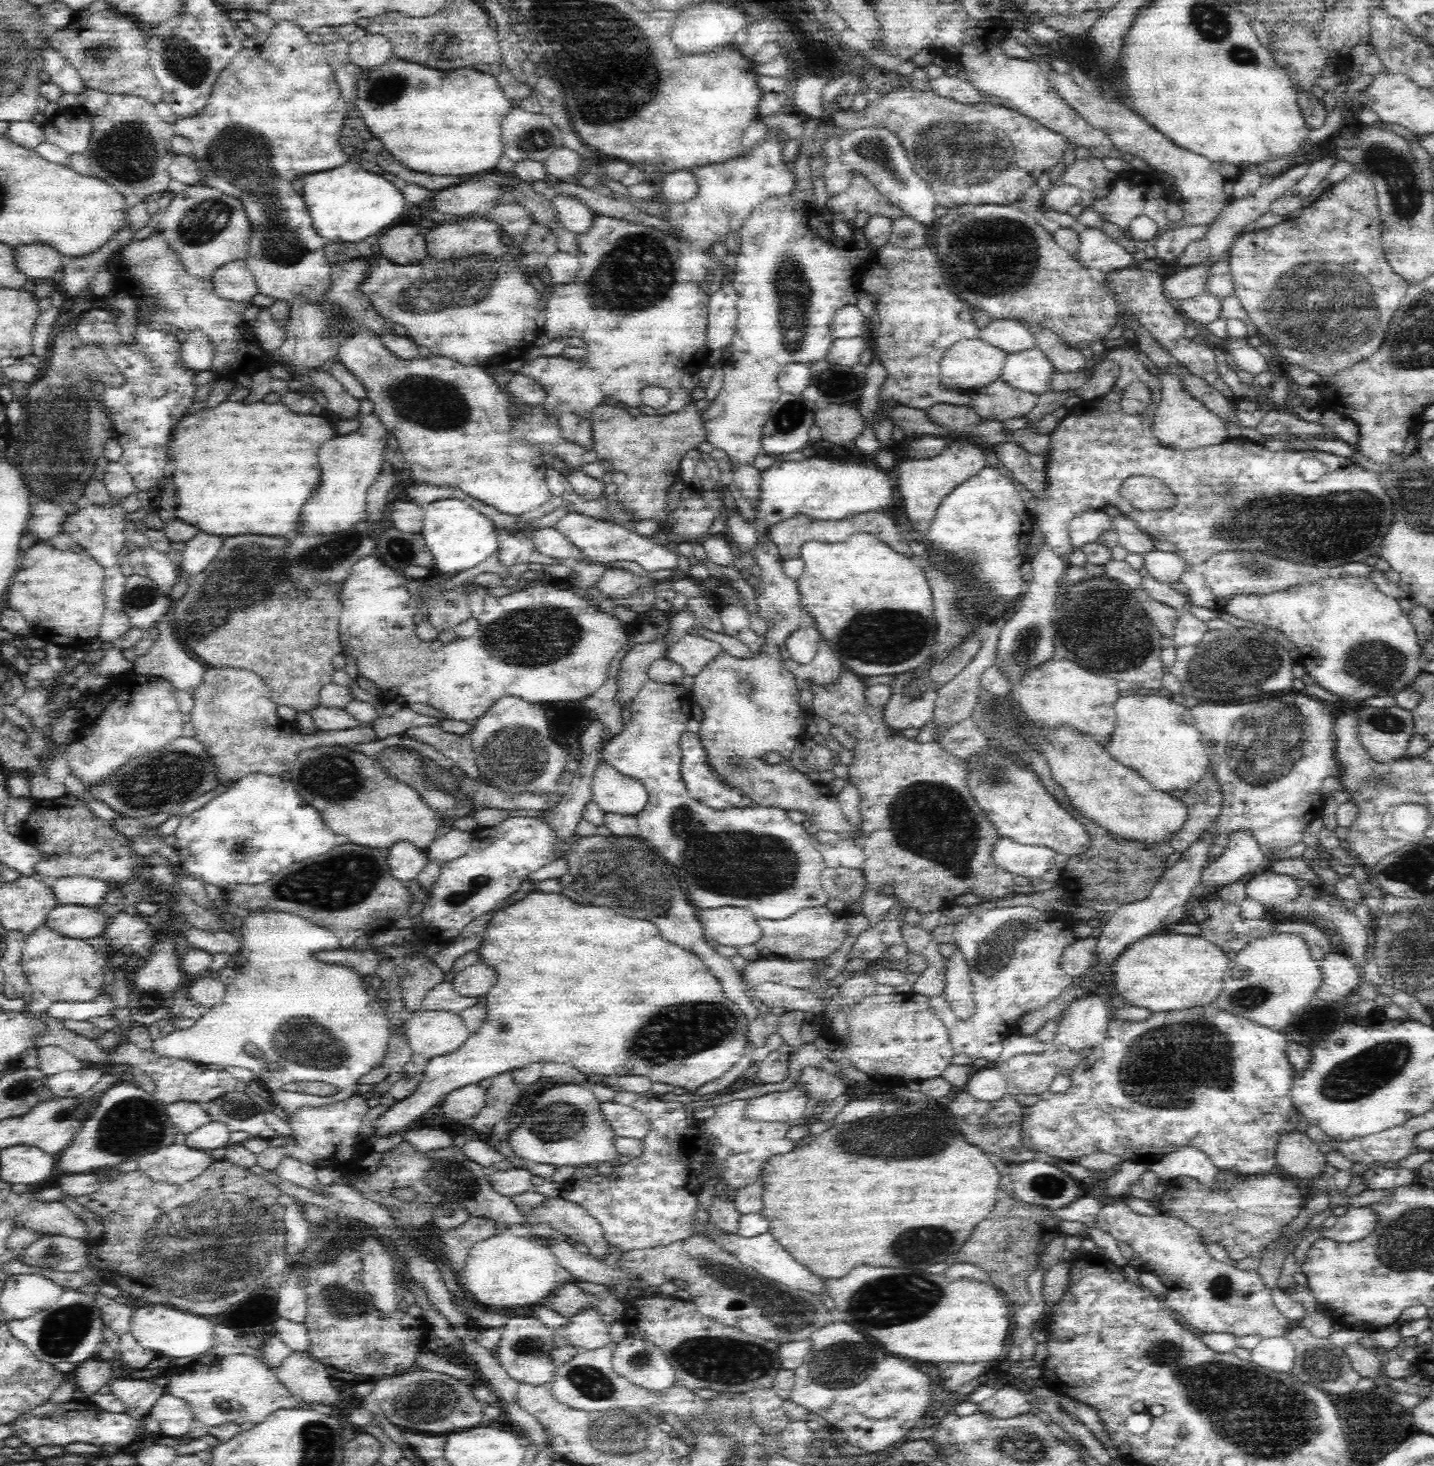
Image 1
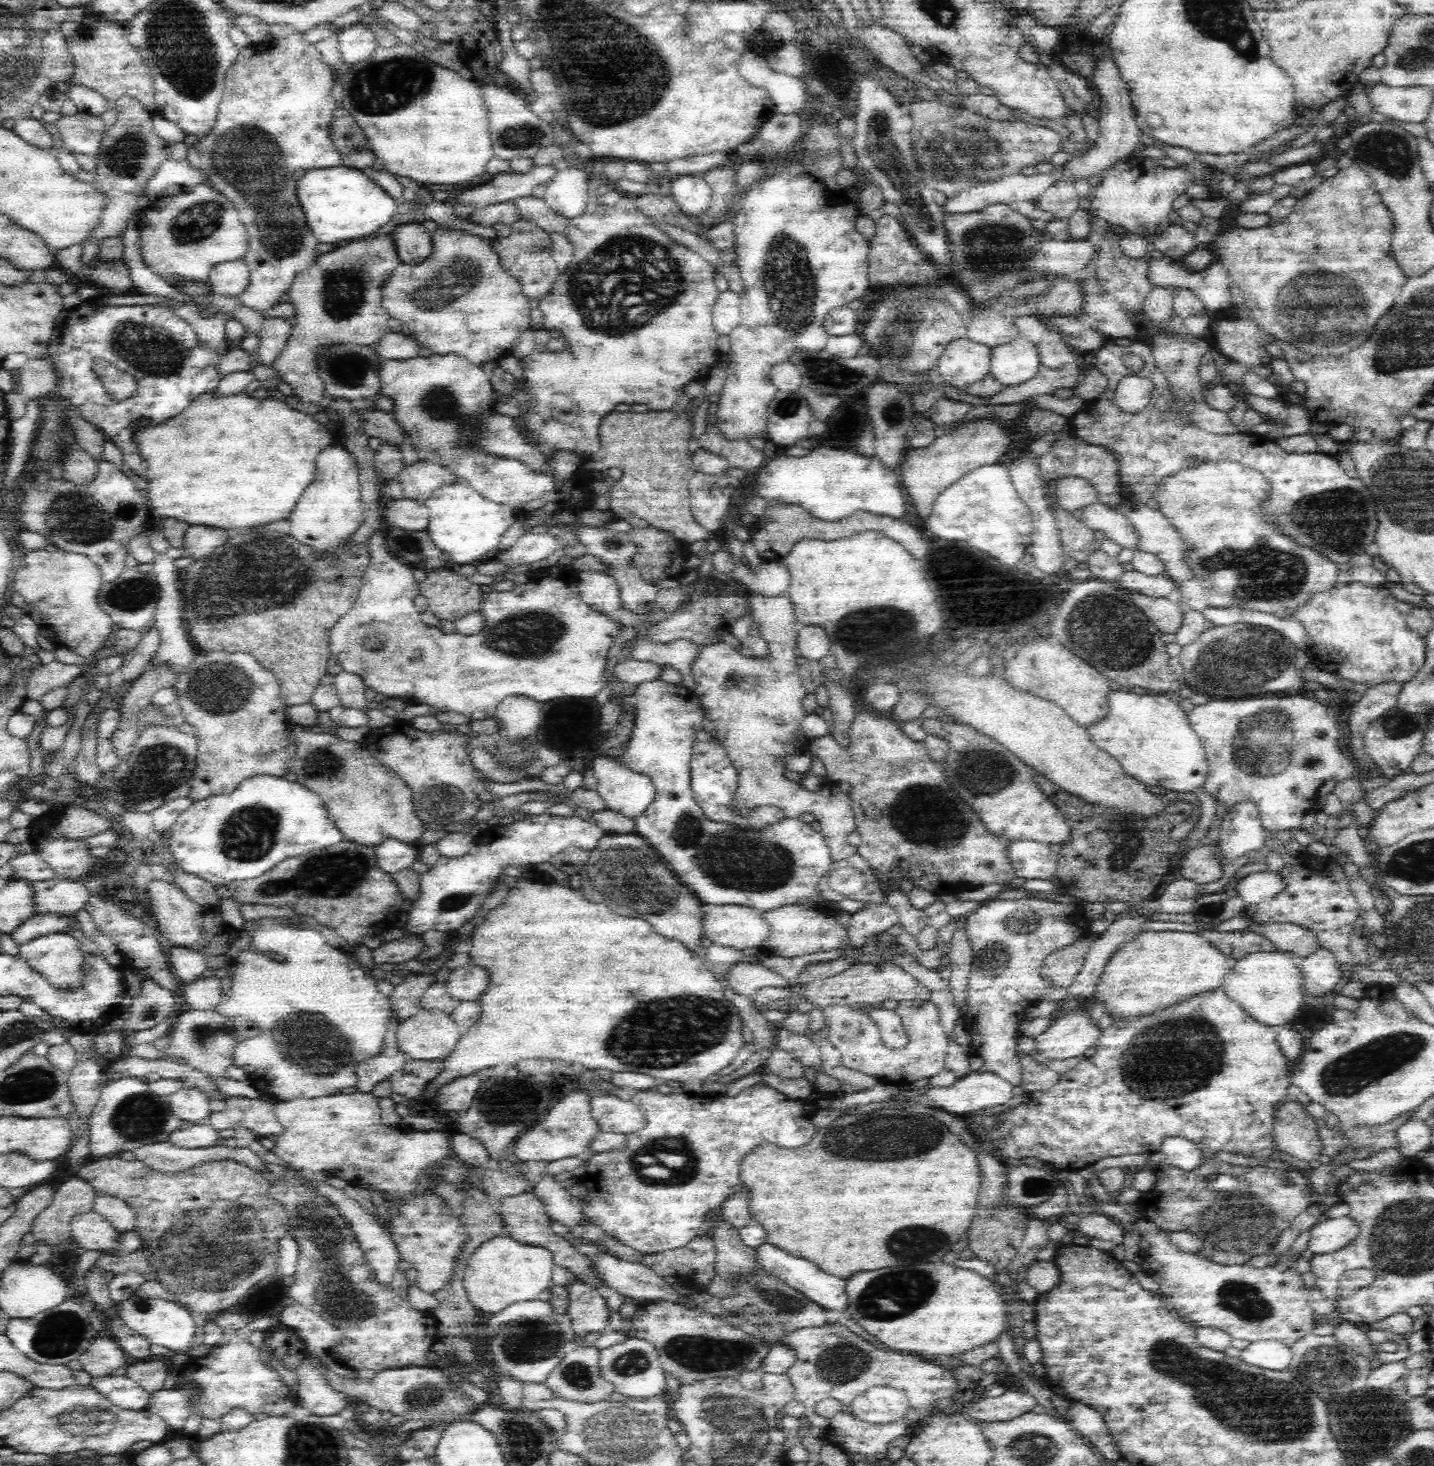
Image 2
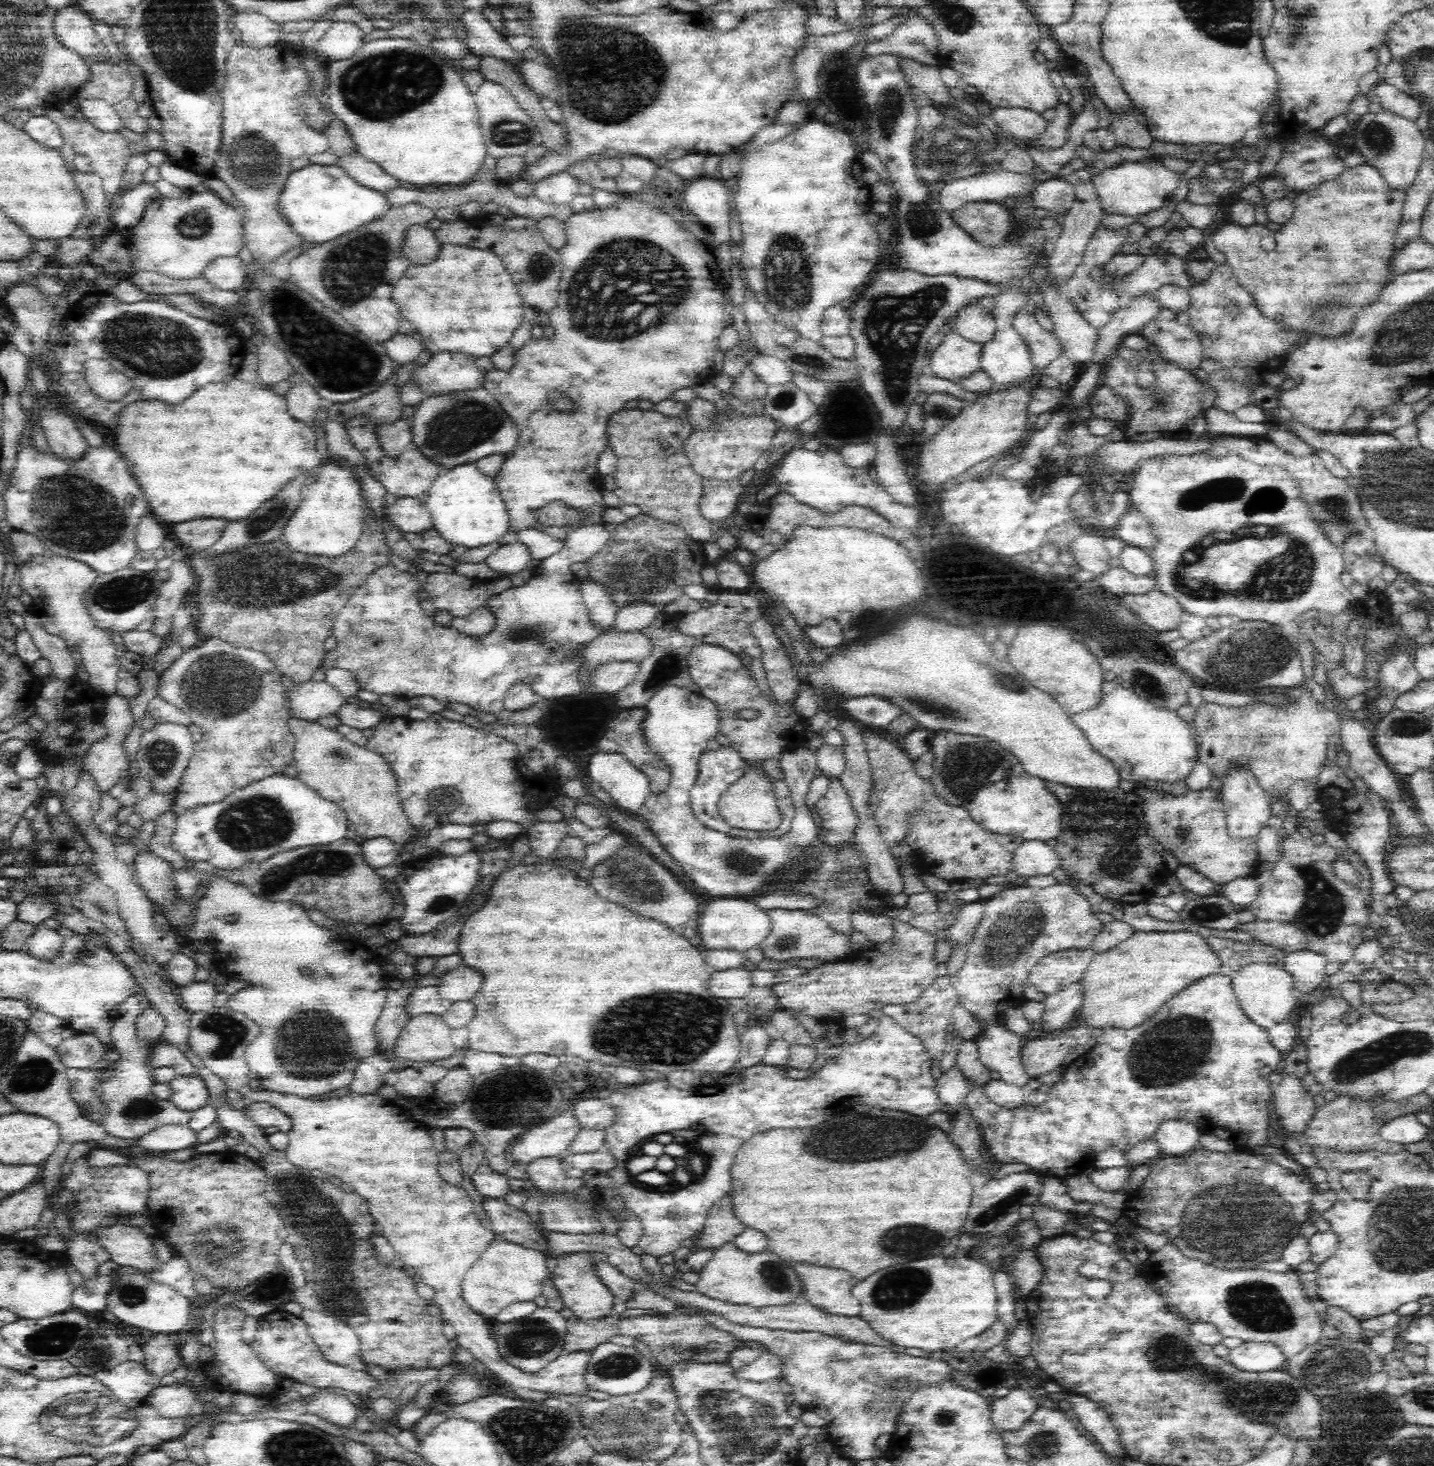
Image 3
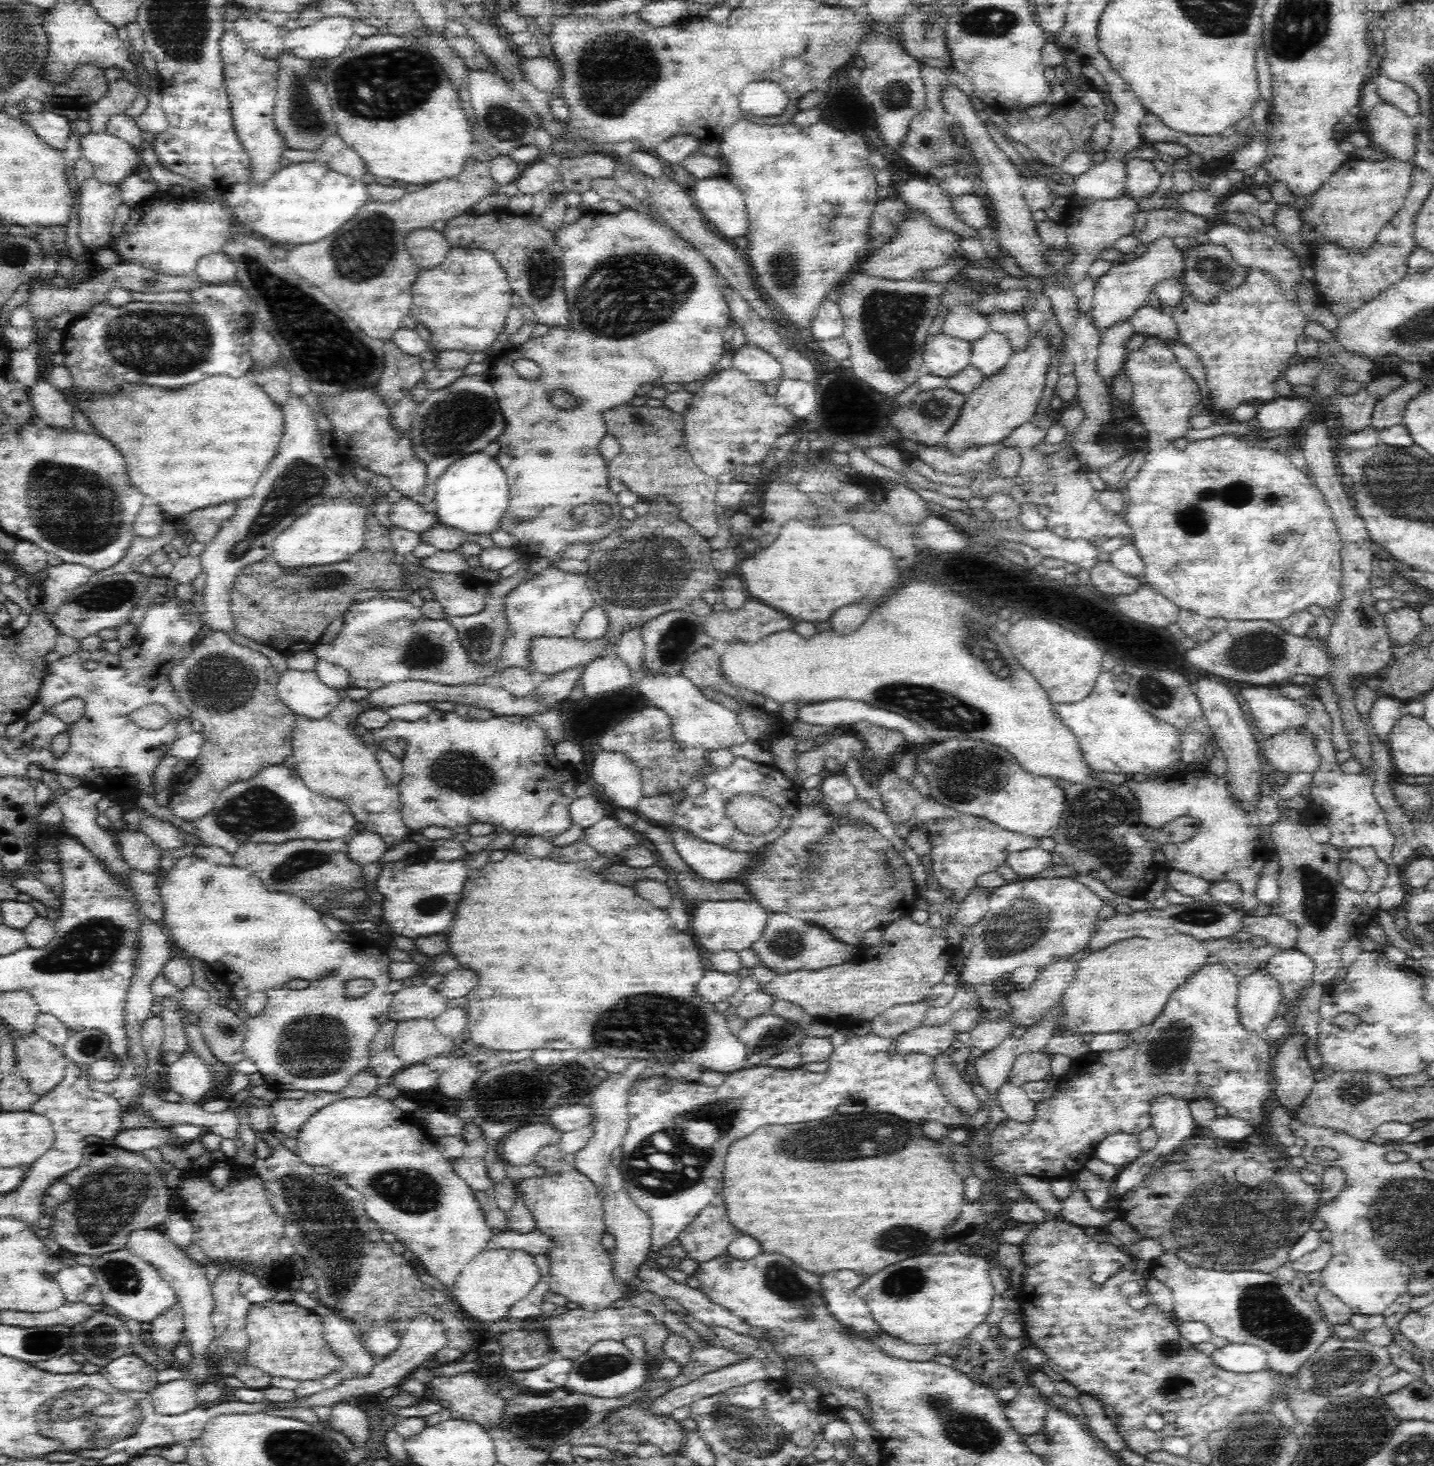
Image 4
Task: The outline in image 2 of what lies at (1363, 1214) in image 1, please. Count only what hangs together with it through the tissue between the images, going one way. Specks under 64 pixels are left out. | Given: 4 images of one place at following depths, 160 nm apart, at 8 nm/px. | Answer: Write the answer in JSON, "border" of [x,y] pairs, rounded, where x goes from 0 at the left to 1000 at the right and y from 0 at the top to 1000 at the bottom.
{"border":[[[941,829],[933,831],[924,830],[913,839],[914,844],[911,853],[917,855],[934,853],[948,842],[948,838],[948,834]]]}

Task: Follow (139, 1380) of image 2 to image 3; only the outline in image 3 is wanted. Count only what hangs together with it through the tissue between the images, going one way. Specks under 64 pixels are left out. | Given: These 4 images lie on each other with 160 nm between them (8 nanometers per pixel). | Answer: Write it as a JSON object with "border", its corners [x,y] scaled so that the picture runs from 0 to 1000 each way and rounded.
{"border":[[[110,909],[106,914],[99,917],[100,923],[100,932],[103,937],[112,941],[120,937],[126,929],[122,912]]]}

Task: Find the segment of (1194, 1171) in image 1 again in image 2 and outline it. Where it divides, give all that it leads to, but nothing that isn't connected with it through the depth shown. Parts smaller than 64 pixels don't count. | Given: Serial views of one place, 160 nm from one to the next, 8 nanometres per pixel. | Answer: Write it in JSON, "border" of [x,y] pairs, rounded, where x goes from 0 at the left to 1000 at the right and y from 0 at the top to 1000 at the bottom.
{"border":[[[816,776],[812,776],[808,785],[801,788],[801,795],[804,798],[816,795],[825,799],[833,799],[840,791],[831,778],[824,776]]]}

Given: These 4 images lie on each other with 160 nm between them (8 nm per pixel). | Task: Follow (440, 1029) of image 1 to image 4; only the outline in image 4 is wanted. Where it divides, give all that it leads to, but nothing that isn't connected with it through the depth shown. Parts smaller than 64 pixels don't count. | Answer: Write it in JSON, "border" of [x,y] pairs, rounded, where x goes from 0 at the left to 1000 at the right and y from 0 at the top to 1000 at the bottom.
{"border":[[[303,695],[280,696],[275,706],[274,718],[282,726],[298,726],[298,724],[318,716],[318,709],[310,707],[304,701]]]}

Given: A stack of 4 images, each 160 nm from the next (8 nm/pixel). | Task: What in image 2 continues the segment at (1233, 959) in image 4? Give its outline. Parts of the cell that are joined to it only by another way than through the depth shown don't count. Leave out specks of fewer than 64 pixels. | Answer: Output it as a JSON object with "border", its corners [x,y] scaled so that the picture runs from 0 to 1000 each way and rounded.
{"border":[[[870,632],[865,636],[847,636],[838,634],[837,638],[856,653],[865,653],[878,649],[888,649],[889,646],[883,639],[872,635]]]}

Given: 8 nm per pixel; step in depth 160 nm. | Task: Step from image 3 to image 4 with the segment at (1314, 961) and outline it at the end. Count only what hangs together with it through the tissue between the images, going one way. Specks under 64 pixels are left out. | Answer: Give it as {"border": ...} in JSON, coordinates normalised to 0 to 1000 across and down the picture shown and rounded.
{"border":[[[906,647],[892,649],[881,662],[894,672],[897,683],[904,683],[908,675],[914,673],[918,658]]]}

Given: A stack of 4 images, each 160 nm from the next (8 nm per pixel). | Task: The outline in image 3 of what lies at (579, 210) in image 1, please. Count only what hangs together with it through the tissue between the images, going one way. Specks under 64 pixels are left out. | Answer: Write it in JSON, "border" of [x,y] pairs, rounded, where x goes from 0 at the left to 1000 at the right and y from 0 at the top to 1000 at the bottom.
{"border":[[[396,116],[384,119],[372,126],[373,133],[378,137],[387,140],[396,140],[404,131],[404,123]]]}

